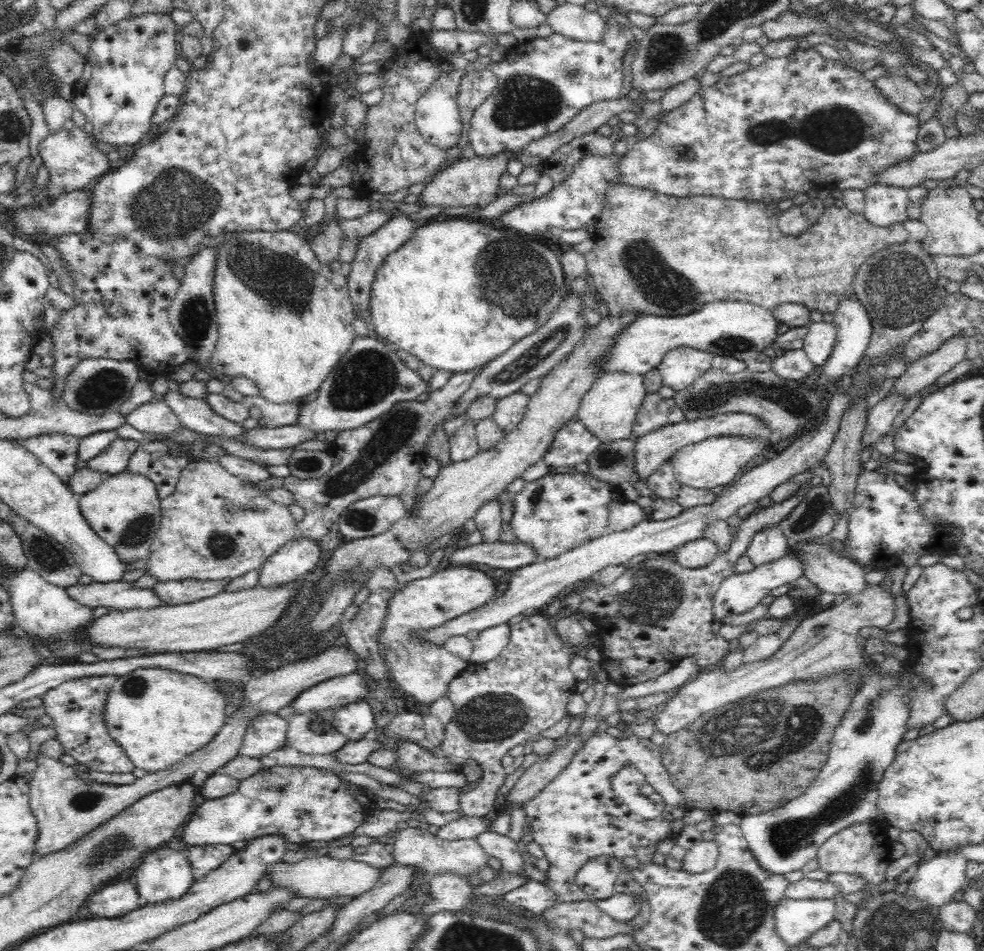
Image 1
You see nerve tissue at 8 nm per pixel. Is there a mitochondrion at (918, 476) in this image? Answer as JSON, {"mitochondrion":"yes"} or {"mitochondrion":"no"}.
{"mitochondrion":"no"}

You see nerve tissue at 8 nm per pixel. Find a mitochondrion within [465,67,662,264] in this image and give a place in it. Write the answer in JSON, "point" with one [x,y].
{"point":[524,101]}

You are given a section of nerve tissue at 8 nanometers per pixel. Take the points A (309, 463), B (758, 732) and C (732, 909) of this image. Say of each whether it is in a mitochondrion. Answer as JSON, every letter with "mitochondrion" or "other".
{"A":"mitochondrion","B":"mitochondrion","C":"mitochondrion"}

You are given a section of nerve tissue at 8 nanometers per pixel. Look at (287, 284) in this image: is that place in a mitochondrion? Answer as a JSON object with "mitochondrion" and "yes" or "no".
{"mitochondrion":"yes"}

